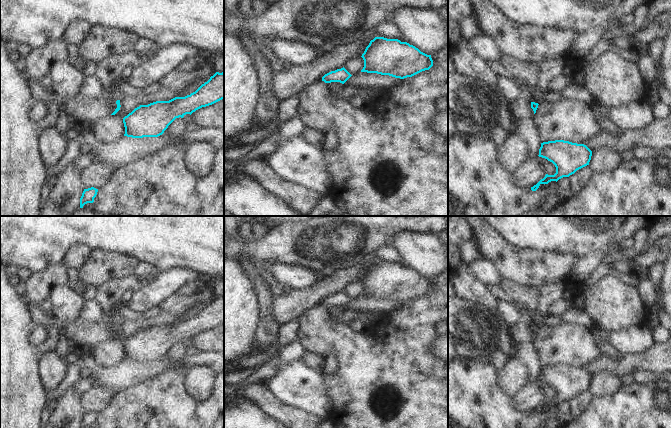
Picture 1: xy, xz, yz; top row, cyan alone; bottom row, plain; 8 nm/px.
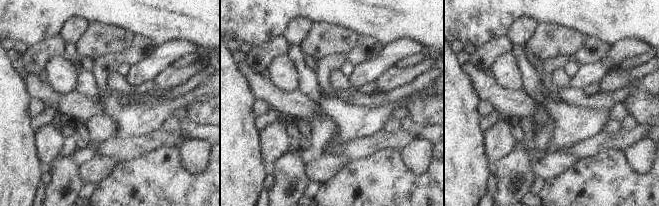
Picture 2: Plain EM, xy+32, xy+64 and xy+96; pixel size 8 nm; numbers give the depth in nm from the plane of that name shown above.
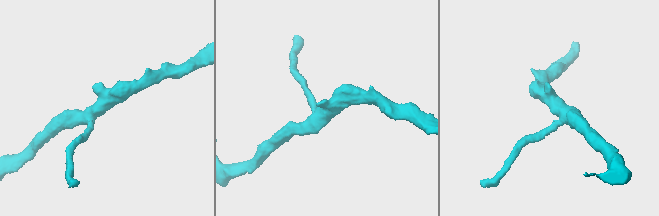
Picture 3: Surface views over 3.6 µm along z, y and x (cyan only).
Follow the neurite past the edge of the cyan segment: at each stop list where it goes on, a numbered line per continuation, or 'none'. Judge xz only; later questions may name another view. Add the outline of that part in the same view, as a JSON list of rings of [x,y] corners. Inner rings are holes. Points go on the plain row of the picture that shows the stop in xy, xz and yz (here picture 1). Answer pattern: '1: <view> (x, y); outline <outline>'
none

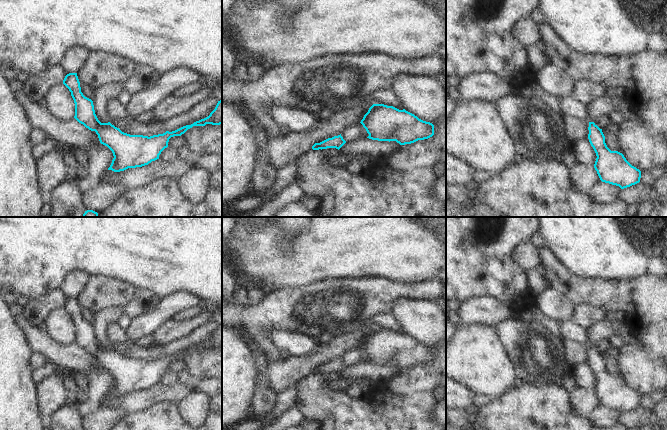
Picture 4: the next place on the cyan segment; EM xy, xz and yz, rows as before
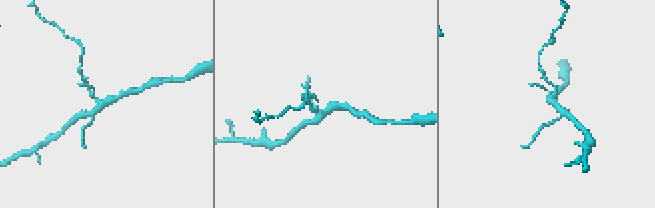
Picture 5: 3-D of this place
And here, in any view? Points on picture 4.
none

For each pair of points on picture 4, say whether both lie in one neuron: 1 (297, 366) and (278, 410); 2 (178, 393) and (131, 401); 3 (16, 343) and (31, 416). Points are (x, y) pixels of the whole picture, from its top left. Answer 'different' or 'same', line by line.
1: different
2: same
3: same

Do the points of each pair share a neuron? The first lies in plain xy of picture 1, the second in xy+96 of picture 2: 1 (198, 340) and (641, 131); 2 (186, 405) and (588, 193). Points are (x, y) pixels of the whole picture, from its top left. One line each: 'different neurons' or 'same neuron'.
1: different neurons
2: same neuron

